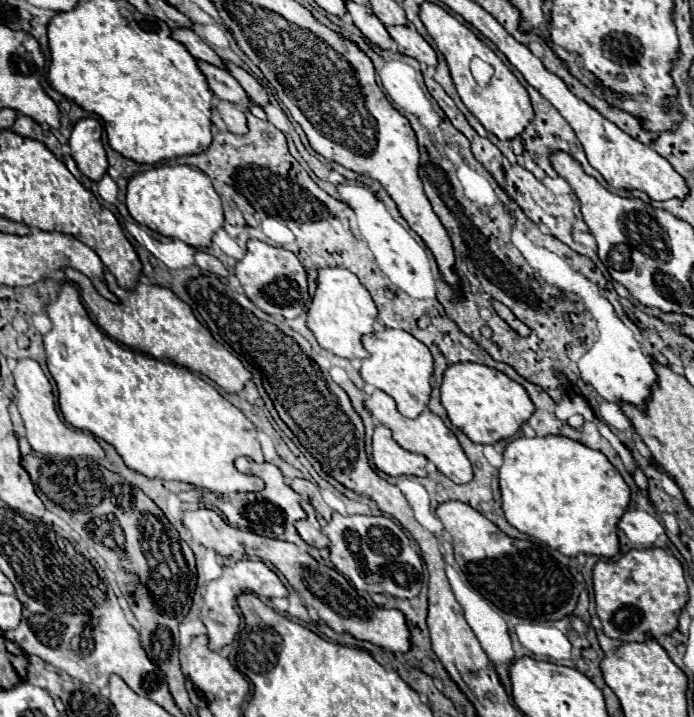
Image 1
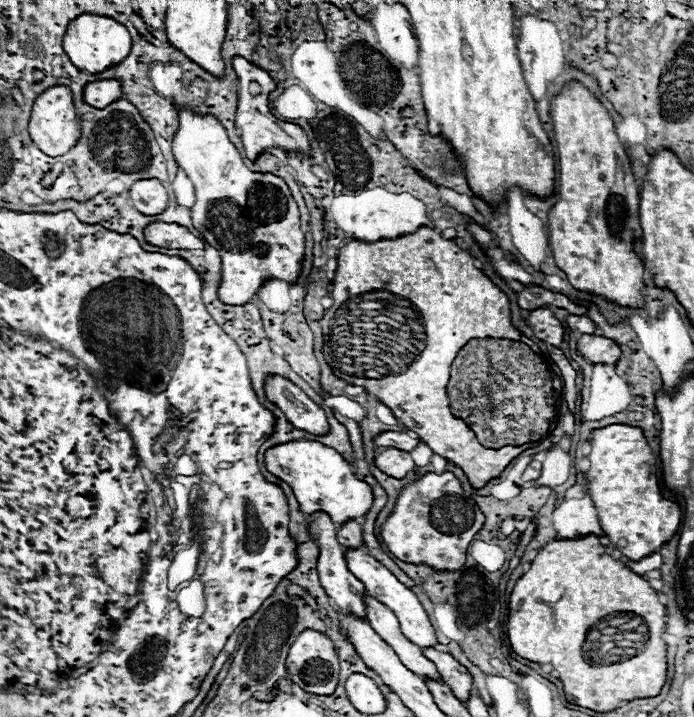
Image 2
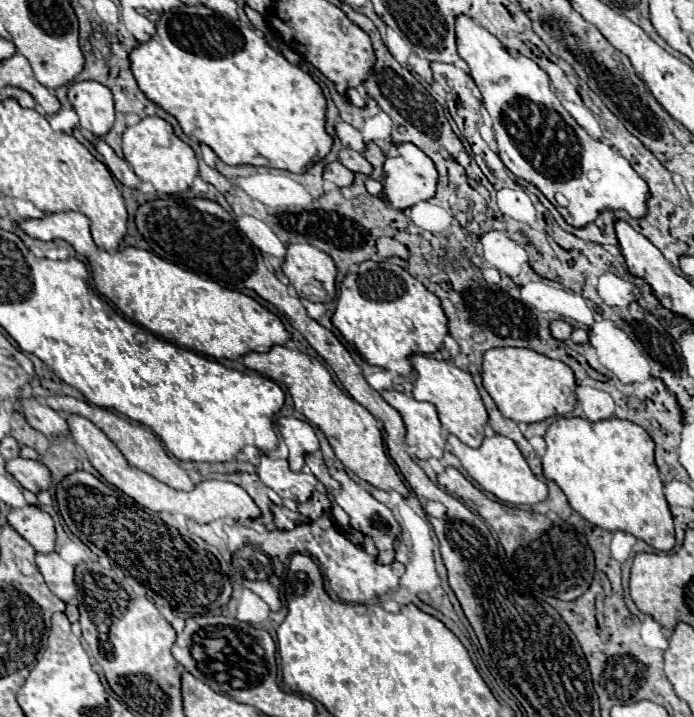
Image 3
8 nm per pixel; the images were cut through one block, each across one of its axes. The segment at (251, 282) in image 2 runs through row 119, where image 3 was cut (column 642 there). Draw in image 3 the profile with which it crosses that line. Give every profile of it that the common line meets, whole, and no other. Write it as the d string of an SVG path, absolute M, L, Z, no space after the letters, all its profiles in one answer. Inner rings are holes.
M466 14L456 16L456 44L460 58L466 60L466 64L470 66L470 76L476 82L478 90L482 92L484 108L492 116L498 156L516 178L534 184L556 206L556 210L564 216L564 220L576 228L596 220L596 216L602 210L626 210L634 218L642 218L646 214L648 184L634 172L634 168L620 152L612 150L608 144L600 140L594 140L584 128L576 124L576 120L556 98L548 74L538 64L534 64L534 60L522 54L508 52L496 36L492 36L486 28L478 26ZM556 194L562 194L568 204L560 206L556 202Z

